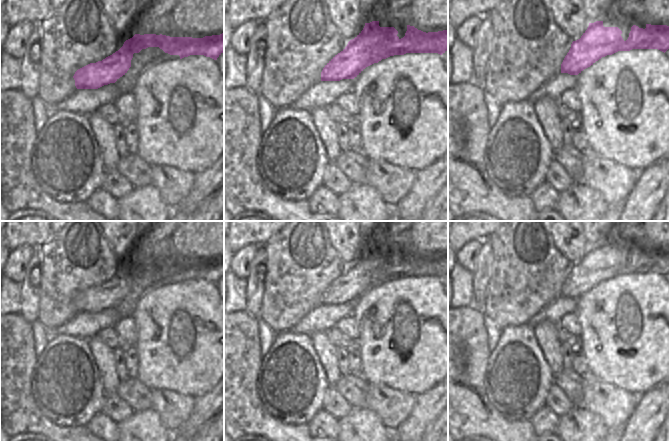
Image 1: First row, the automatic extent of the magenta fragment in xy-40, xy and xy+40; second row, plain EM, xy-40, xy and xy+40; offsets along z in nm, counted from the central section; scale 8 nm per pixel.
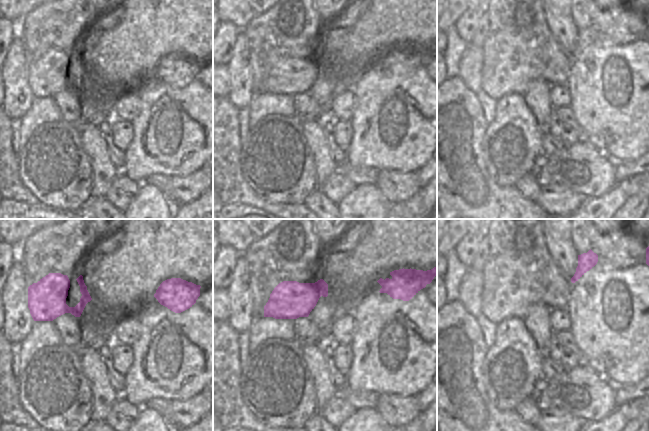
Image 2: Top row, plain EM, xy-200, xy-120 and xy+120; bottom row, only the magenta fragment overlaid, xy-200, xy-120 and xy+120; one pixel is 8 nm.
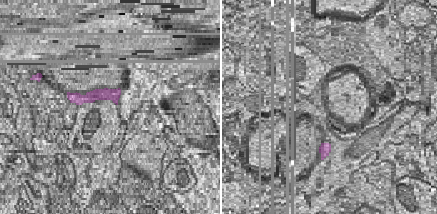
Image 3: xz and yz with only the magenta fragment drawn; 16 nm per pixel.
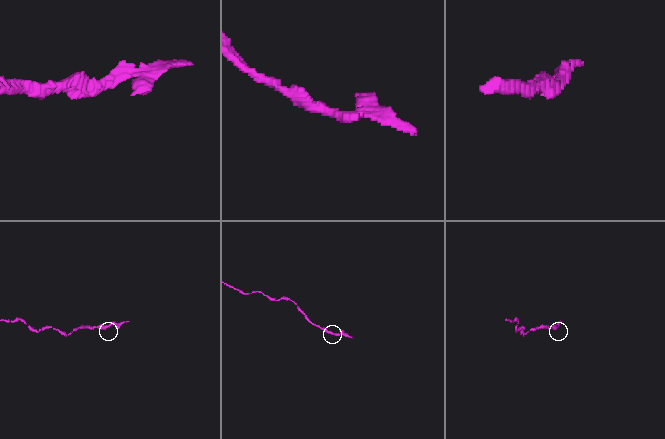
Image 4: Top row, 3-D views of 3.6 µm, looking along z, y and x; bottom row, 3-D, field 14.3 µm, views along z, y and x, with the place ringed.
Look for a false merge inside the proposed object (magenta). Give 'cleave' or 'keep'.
cleave

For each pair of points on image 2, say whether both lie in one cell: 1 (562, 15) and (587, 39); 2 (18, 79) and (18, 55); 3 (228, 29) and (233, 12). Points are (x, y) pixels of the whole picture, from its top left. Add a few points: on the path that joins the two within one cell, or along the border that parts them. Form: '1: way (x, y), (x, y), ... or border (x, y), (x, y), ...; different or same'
1: border (578, 31), (578, 41), (571, 54); different
2: way (18, 73), (18, 61); same
3: border (223, 22), (234, 24), (240, 30); different

